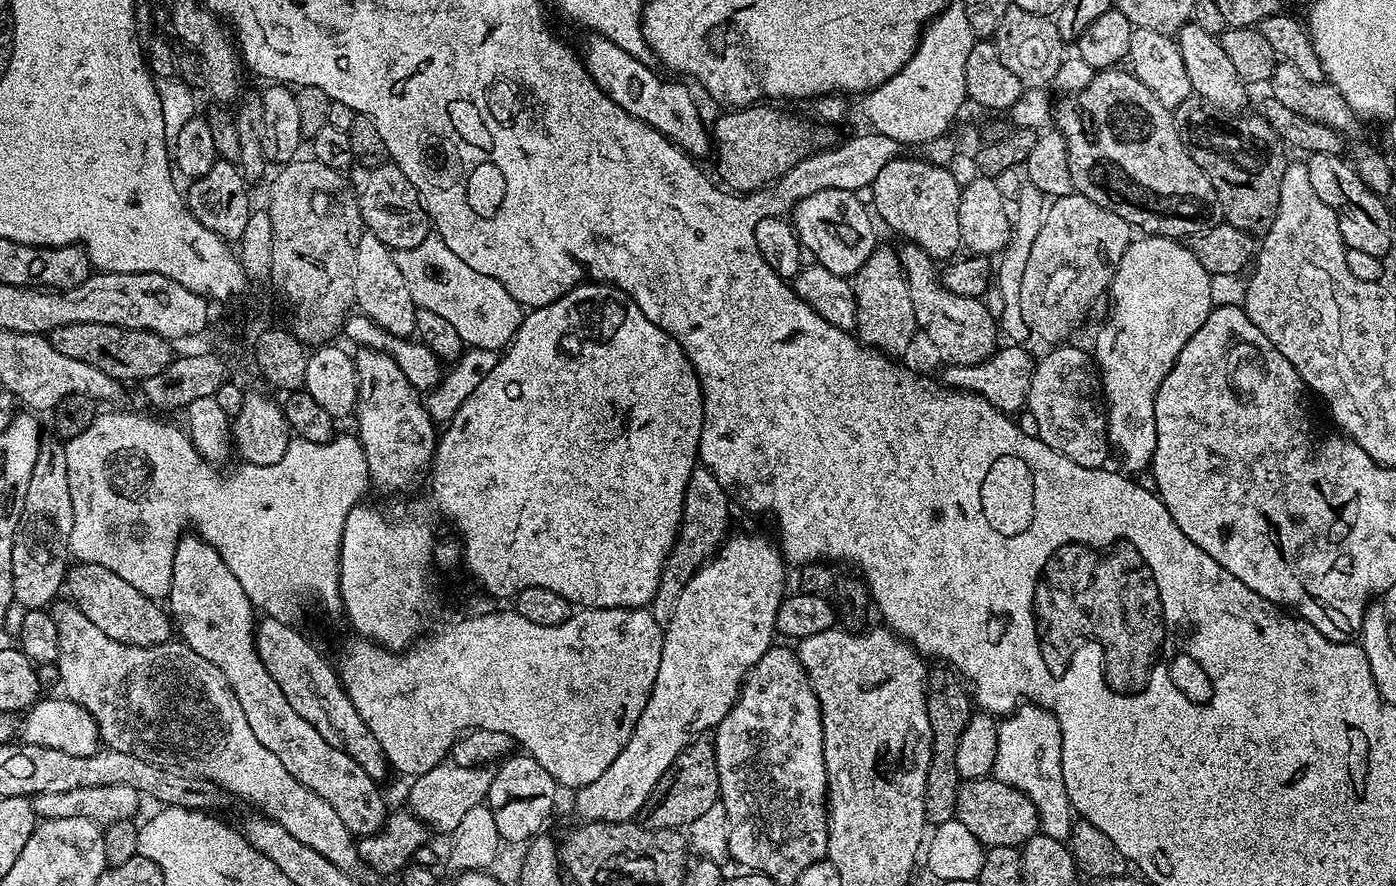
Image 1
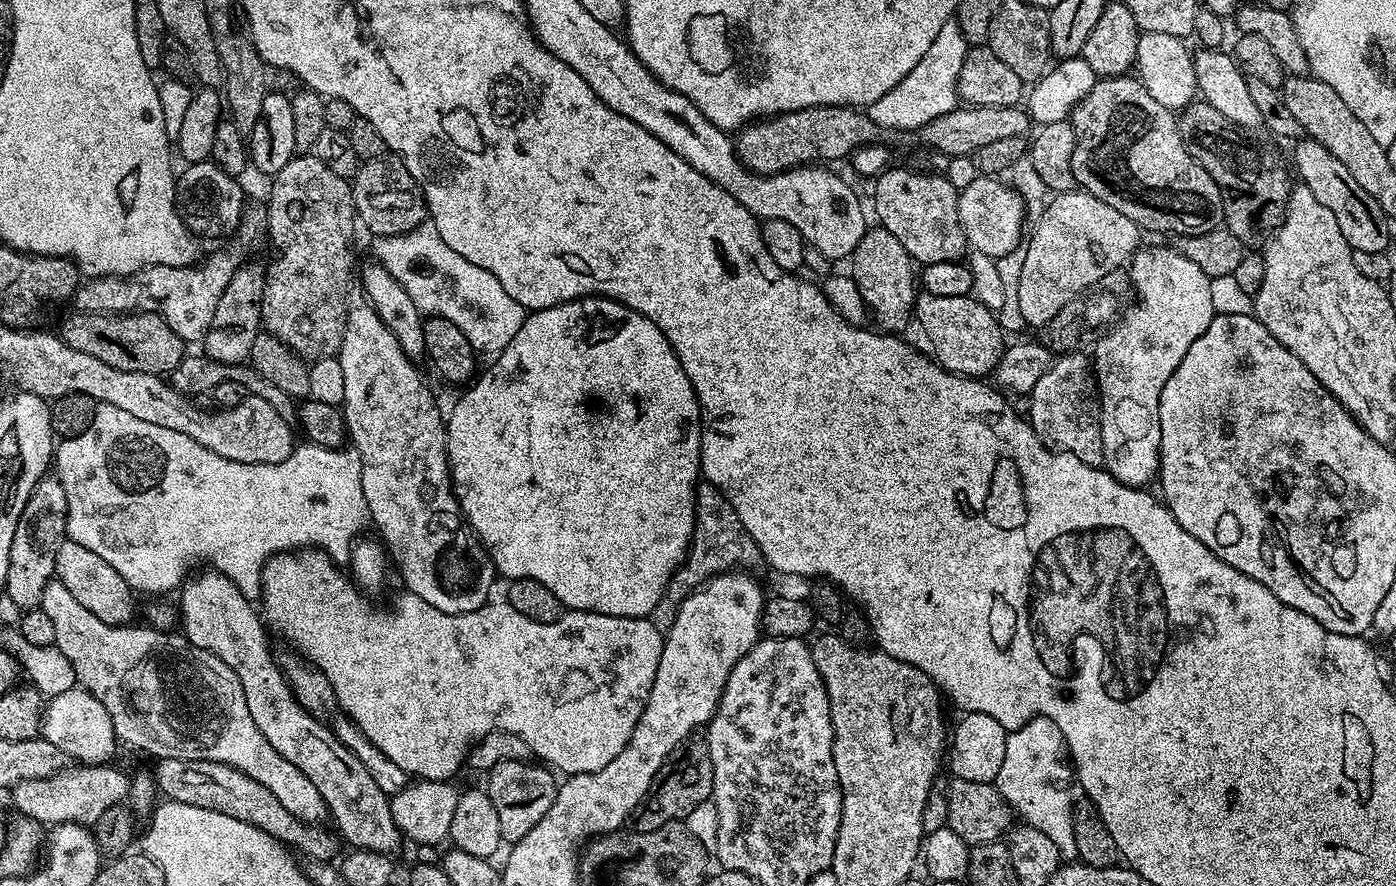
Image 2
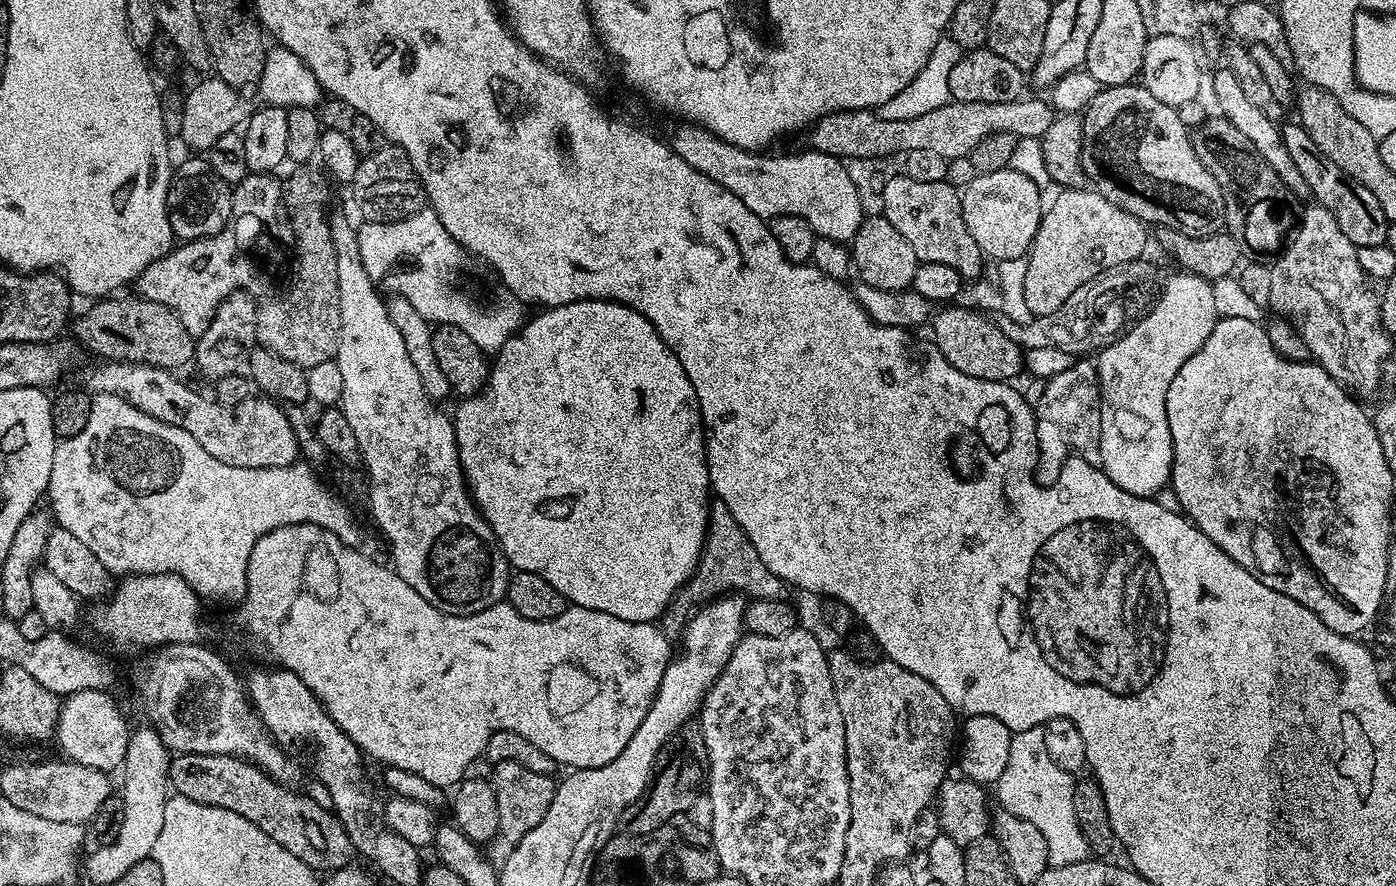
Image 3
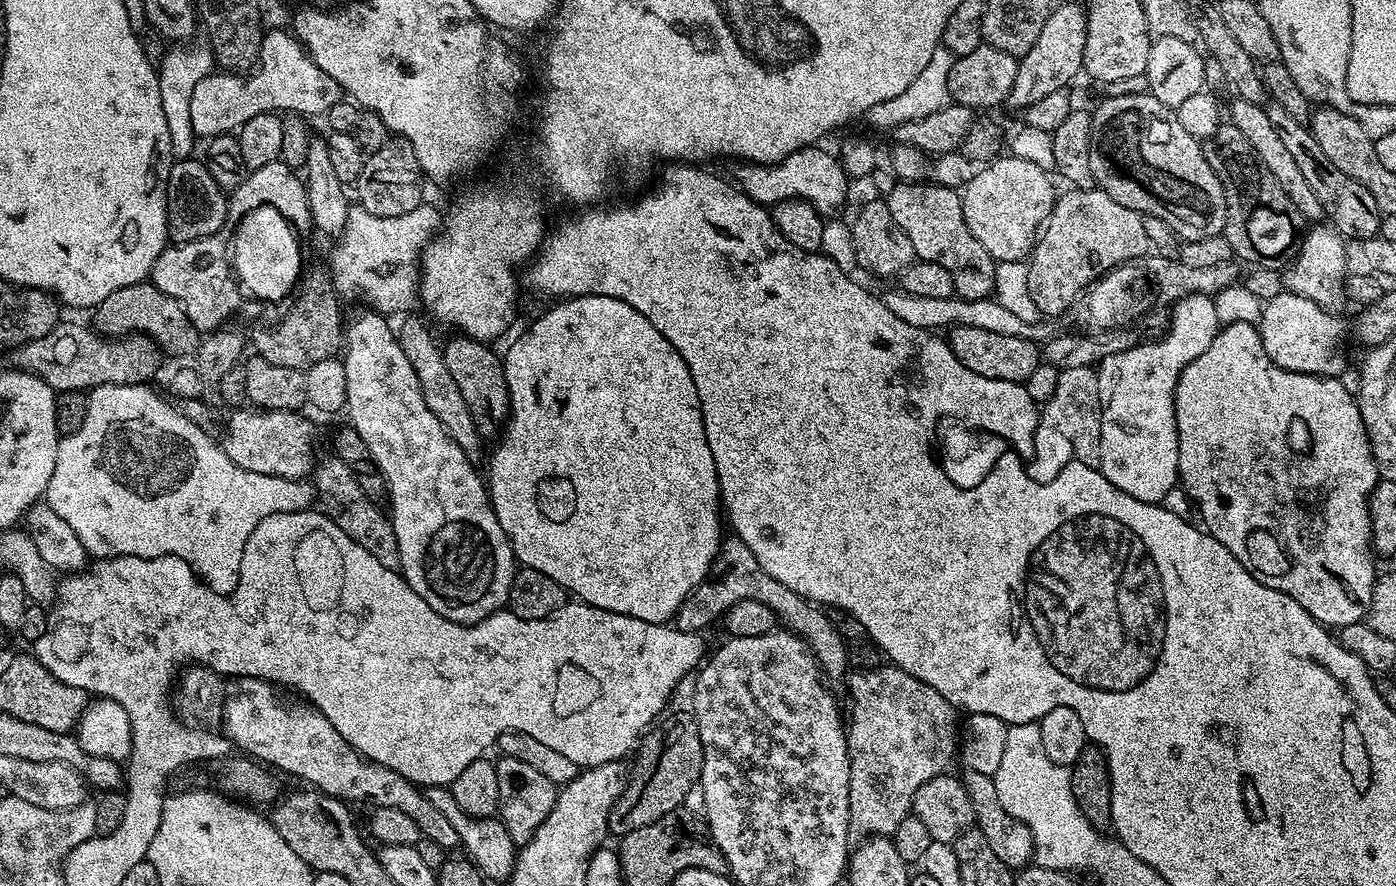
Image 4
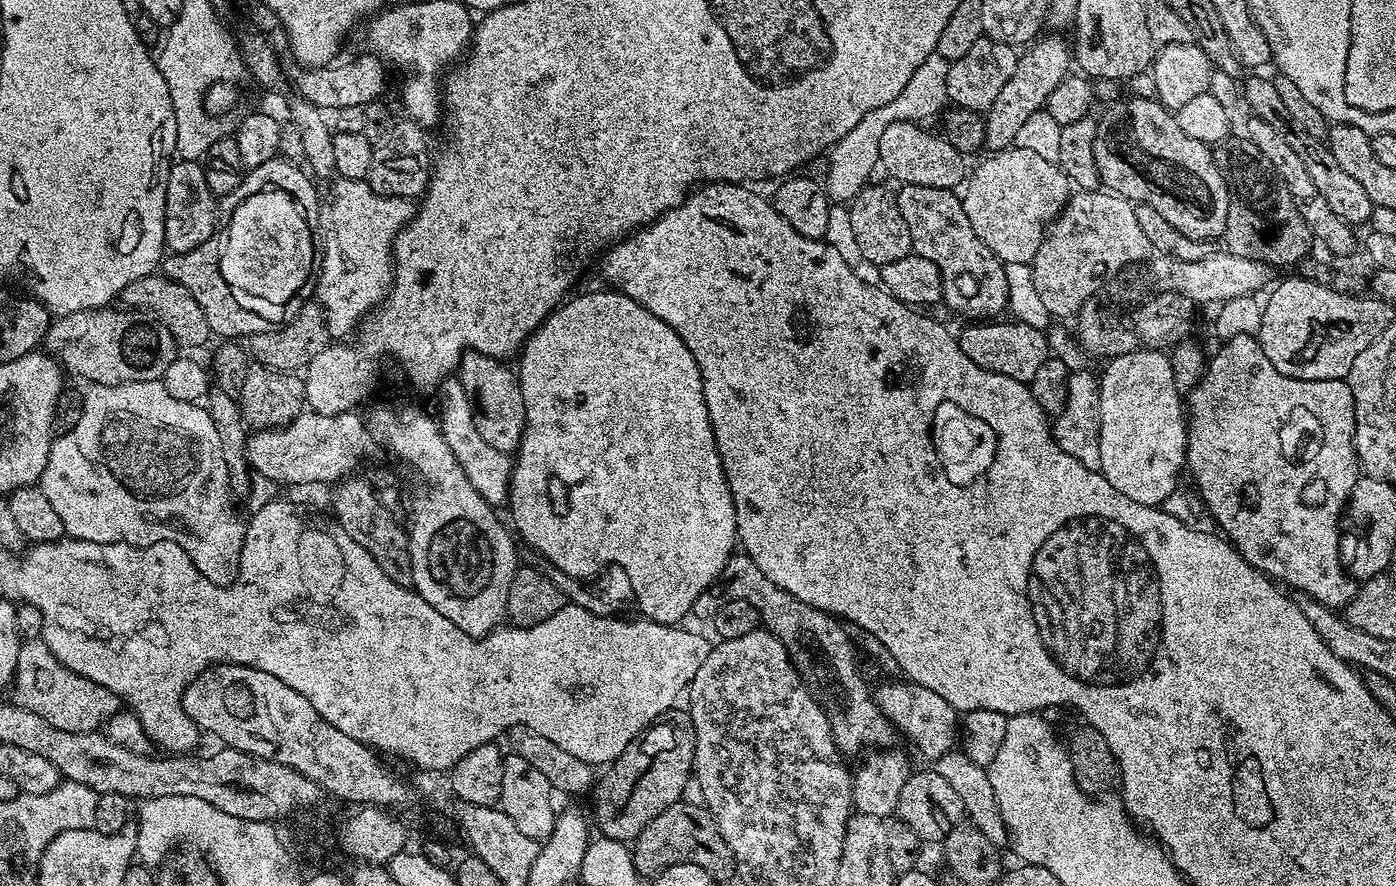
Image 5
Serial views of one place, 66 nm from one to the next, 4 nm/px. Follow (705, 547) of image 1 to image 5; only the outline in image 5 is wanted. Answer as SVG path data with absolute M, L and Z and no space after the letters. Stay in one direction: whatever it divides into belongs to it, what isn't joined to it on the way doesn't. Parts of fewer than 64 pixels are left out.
M747 554L731 556L715 582L706 590L702 590L702 594L698 594L698 598L694 598L691 615L697 616L704 622L711 621L712 616L727 600L750 602L750 606L754 606L754 610L758 610L763 631L774 634L774 638L778 638L778 642L782 642L782 646L786 646L786 654L792 665L796 667L796 673L800 675L812 697L822 706L822 710L826 714L826 722L830 722L836 749L841 754L851 758L855 752L863 753L865 750L872 750L877 746L891 745L888 743L891 742L892 736L894 737L893 726L884 716L884 711L876 705L873 689L867 688L869 685L865 678L856 669L857 649L853 647L850 639L846 638L842 623L837 617L802 602L802 598L794 598L794 594L786 594L786 590L782 590L782 586L774 586L774 582L770 582L770 578L766 578L766 574L762 574L762 570L758 570L758 566L754 566L754 562Z

